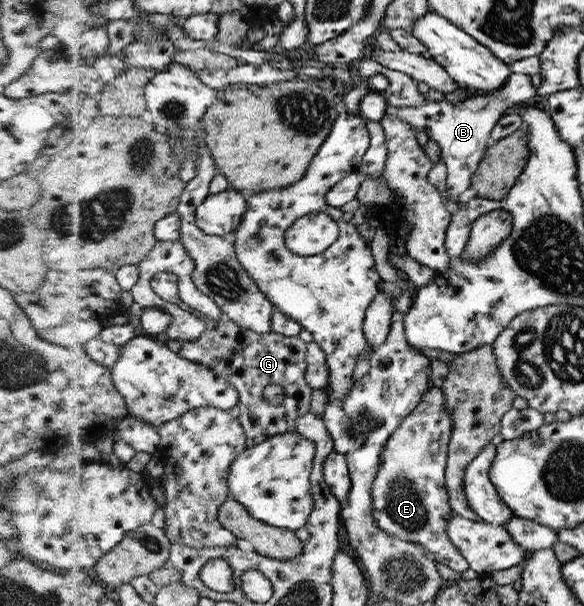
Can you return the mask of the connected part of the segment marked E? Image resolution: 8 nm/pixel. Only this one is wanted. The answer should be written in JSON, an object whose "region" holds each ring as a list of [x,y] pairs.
{"region":[[[433,385],[422,397],[419,406],[399,425],[386,442],[382,454],[381,469],[373,485],[373,516],[378,526],[393,537],[418,543],[429,551],[435,560],[457,573],[470,568],[466,556],[455,547],[449,536],[449,519],[453,511],[450,506],[449,489],[446,488],[446,463],[449,461],[449,443],[454,425],[449,412],[445,410],[445,400],[441,388]]]}

